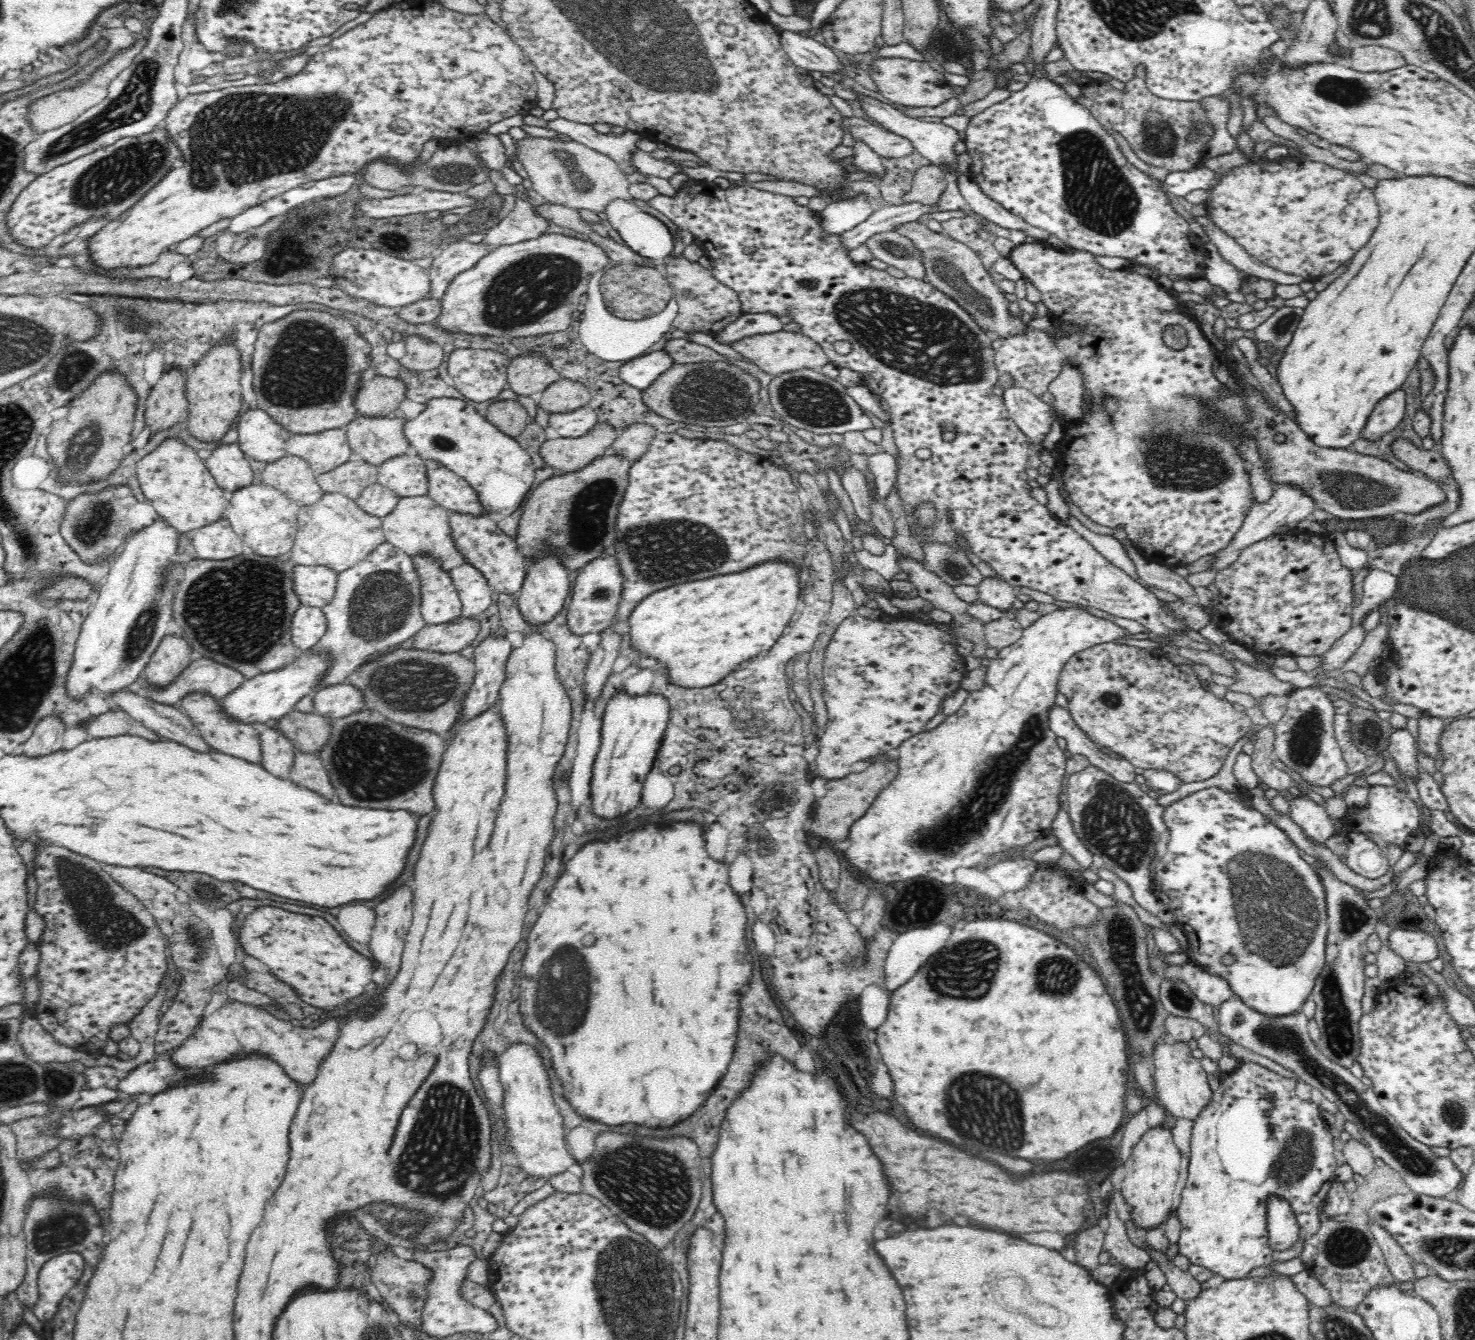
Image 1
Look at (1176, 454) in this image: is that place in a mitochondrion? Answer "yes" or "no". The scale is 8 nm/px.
yes

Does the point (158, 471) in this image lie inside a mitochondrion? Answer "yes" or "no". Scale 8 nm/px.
no

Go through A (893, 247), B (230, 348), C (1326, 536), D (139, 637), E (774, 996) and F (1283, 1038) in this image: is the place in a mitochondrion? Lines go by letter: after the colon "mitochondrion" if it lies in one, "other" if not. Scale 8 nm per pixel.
A: mitochondrion
B: other
C: other
D: mitochondrion
E: other
F: mitochondrion

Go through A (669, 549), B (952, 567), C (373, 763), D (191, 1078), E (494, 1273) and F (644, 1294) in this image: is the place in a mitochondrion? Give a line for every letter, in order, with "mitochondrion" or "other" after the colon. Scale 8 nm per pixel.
A: mitochondrion
B: mitochondrion
C: mitochondrion
D: other
E: other
F: mitochondrion

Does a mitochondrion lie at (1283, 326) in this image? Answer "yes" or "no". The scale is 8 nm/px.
yes

